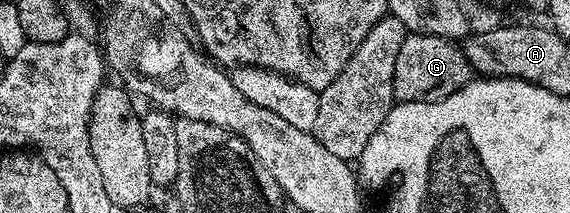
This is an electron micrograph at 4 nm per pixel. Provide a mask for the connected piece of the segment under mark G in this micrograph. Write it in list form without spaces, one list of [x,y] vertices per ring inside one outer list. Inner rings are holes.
[[[410,33],[400,46],[400,55],[396,55],[394,72],[395,102],[439,101],[448,99],[460,91],[472,79],[472,70],[461,48],[453,41],[445,41],[436,35]]]

